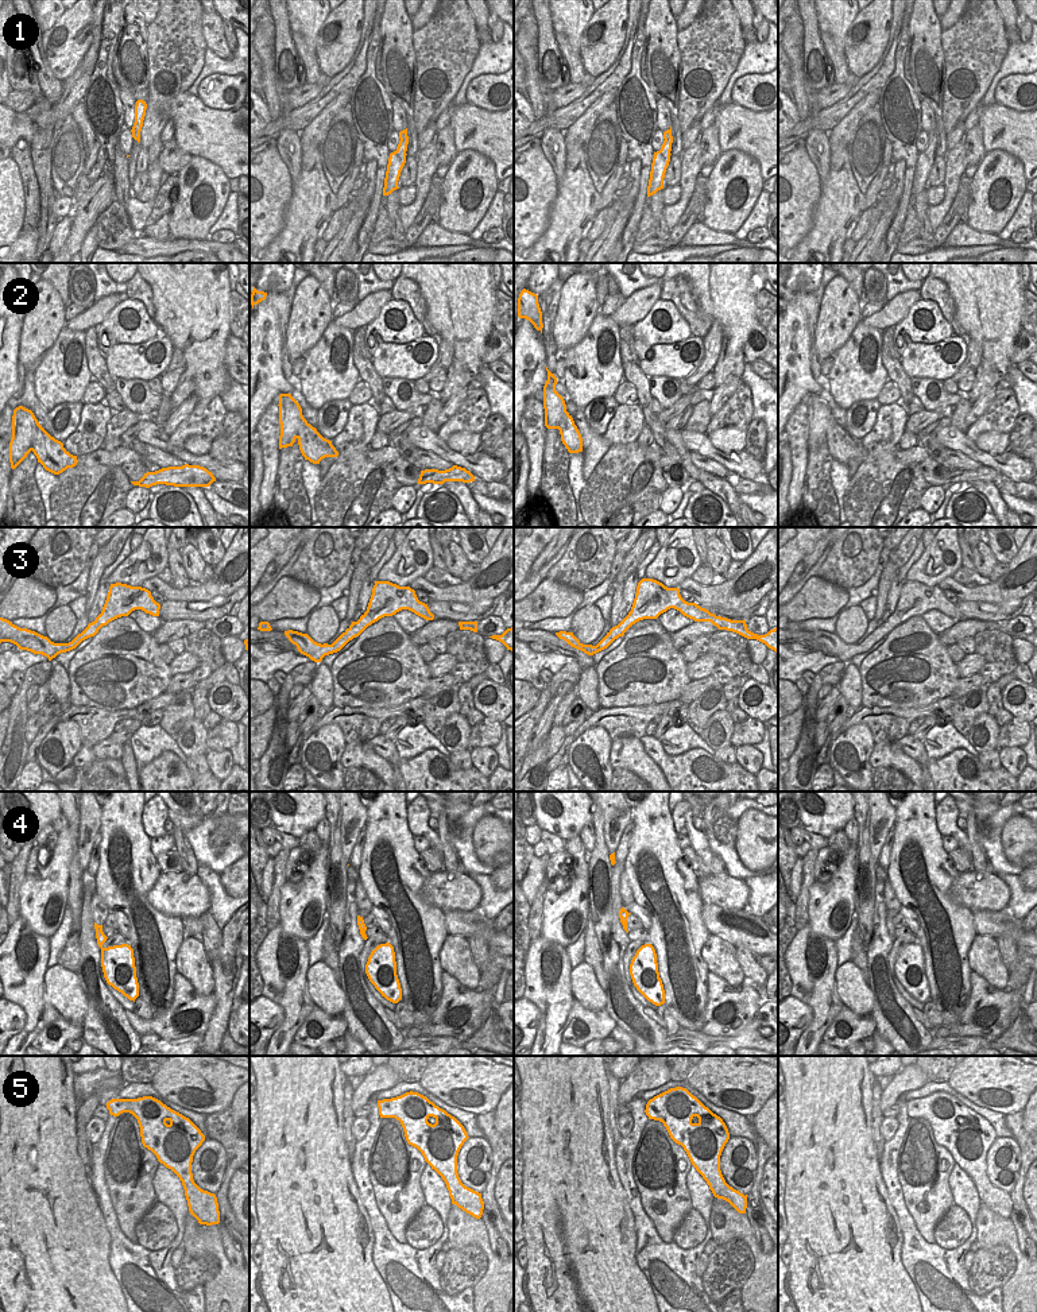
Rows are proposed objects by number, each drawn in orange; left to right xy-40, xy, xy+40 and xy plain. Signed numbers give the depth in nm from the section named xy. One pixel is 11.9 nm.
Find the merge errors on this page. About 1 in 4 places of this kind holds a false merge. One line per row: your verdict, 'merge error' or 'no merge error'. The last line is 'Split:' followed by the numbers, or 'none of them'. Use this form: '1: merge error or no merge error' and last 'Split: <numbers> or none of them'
1: no merge error
2: merge error
3: no merge error
4: merge error
5: no merge error
Split: 2, 4

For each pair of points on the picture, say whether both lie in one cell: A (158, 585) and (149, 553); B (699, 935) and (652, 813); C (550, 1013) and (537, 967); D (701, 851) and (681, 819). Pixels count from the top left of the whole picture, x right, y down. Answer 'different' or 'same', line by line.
A: different
B: same
C: same
D: same

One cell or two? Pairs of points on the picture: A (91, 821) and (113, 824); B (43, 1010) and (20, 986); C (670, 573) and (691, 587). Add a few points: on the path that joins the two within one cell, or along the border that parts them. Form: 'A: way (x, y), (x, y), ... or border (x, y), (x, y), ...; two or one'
A: border (101, 807), (101, 825), (99, 831); two
B: way (38, 1005), (26, 991); one
C: border (689, 577), (677, 587); two

